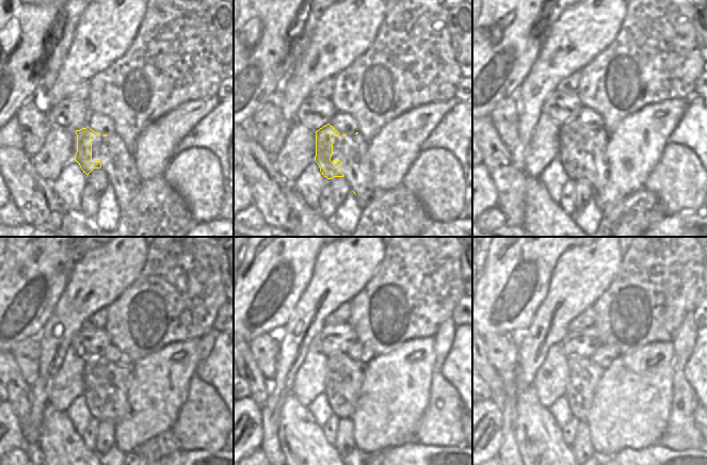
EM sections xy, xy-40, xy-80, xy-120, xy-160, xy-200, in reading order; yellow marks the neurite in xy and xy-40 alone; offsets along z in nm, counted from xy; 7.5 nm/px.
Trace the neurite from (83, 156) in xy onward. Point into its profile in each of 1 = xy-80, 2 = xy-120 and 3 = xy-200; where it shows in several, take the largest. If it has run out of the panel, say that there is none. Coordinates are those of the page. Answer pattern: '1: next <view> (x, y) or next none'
1: next xy-80 (574, 127)
2: next xy-120 (95, 393)
3: next xy-200 (576, 394)

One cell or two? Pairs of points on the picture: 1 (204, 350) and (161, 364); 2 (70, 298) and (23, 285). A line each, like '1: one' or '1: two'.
1: two
2: two

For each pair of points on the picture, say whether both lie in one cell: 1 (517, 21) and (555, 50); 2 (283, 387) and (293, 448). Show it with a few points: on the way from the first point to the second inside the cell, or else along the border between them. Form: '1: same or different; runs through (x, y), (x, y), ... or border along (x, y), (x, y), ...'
1: different; border along (542, 43), (540, 53), (532, 66)
2: different; border along (291, 394), (286, 398), (282, 406), (278, 425)

